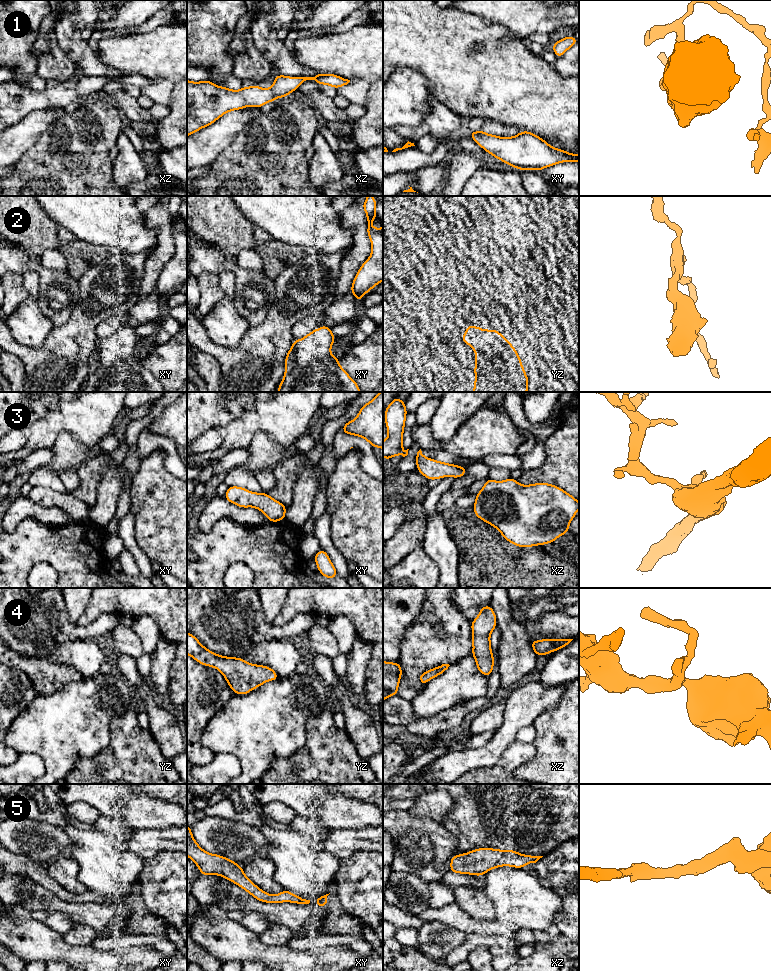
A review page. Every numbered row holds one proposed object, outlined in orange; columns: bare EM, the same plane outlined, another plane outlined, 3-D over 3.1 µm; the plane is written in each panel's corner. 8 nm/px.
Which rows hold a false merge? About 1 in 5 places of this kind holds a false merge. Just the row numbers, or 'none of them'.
none of them

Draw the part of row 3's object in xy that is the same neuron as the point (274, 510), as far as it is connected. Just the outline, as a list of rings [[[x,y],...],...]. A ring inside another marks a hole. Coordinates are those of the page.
[[[230,486],[224,497],[239,507],[259,509],[270,522],[279,522],[286,518],[287,507],[267,493],[254,493],[242,487]]]

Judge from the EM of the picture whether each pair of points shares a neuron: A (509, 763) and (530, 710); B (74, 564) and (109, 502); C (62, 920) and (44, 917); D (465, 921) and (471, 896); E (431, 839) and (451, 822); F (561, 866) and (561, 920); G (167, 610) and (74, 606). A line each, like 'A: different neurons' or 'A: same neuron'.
A: different neurons
B: different neurons
C: same neuron
D: different neurons
E: different neurons
F: same neuron
G: different neurons

